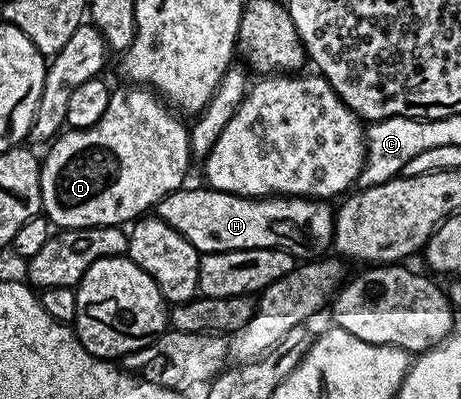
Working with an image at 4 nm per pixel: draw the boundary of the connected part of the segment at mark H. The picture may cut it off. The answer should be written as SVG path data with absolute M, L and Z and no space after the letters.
M184 185L155 204L153 211L158 219L177 229L177 233L181 233L181 237L185 237L189 245L205 255L237 249L281 249L294 255L296 260L311 261L322 256L326 252L323 250L326 247L328 250L335 238L335 211L331 206L330 202L322 199L303 199L299 195L272 195L262 199L250 199L244 195L214 191L206 185Z

